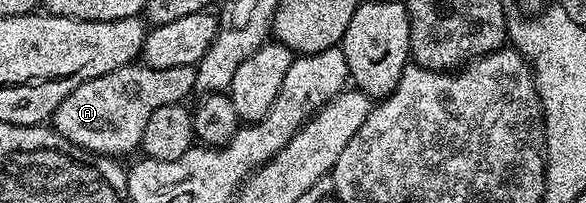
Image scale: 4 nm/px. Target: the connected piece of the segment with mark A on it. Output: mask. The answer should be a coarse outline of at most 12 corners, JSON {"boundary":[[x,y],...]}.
{"boundary":[[195,68],[113,69],[57,105],[61,137],[95,155],[140,146]]}

